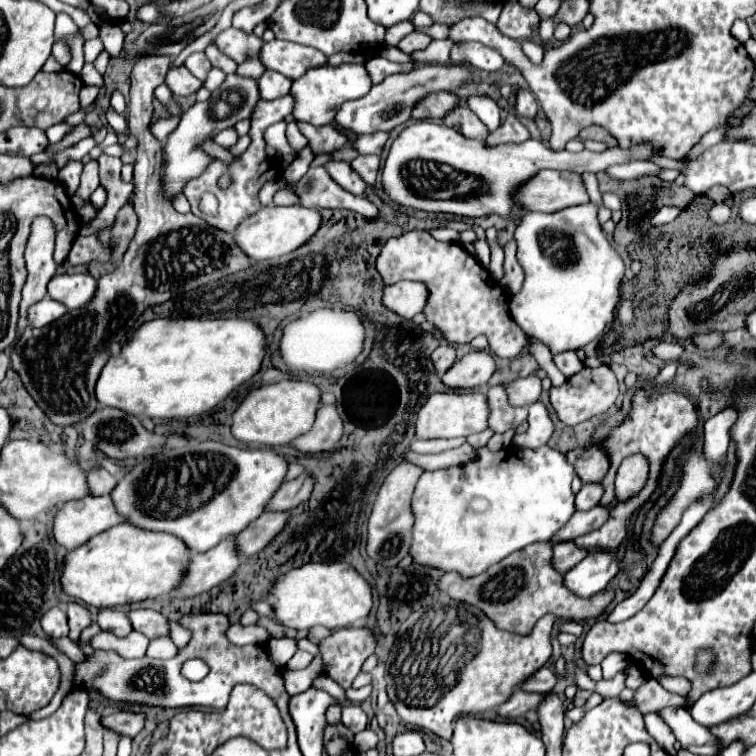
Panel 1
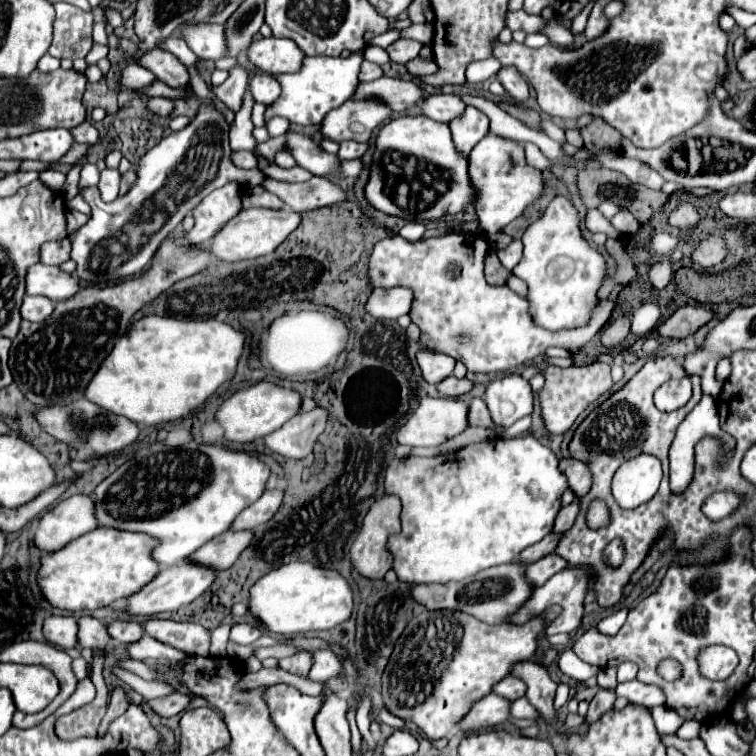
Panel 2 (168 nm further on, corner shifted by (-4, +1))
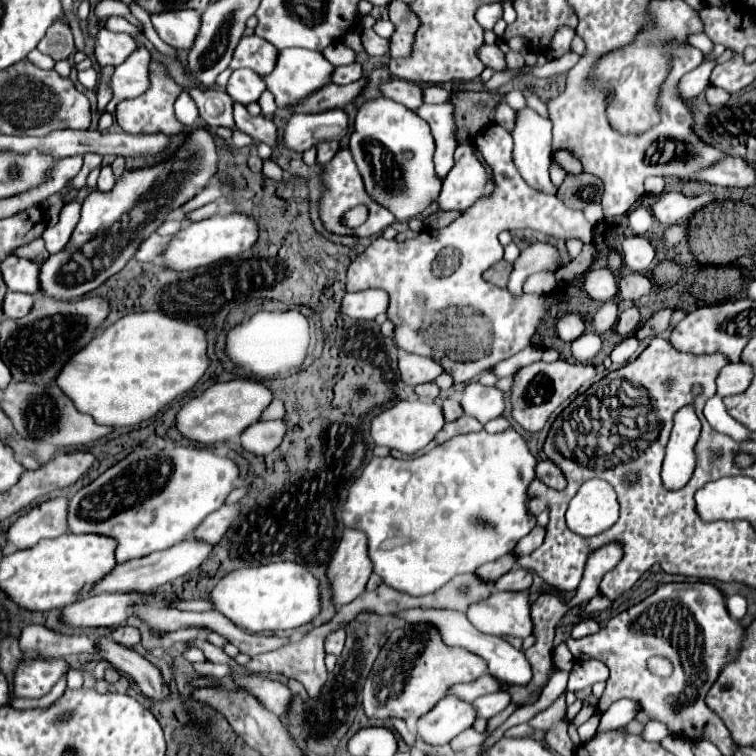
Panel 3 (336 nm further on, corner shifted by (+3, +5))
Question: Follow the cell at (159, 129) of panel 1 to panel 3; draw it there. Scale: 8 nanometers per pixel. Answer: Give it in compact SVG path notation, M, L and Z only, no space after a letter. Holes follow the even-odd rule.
M183 91L181 97L175 101L175 115L185 127L195 125L195 121L197 121L197 105L195 105L193 97L189 97L189 93Z

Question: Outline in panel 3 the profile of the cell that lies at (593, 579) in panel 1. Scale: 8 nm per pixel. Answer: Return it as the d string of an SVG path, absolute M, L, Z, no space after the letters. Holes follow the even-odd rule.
M491 591L487 599L469 605L465 615L481 633L487 635L527 637L531 633L529 597L525 591Z

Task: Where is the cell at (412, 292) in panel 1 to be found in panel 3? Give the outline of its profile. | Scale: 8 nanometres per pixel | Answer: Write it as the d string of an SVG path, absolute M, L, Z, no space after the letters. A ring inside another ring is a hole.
M367 289L357 293L347 293L341 301L341 313L353 319L375 319L379 313L385 313L389 297L381 289Z

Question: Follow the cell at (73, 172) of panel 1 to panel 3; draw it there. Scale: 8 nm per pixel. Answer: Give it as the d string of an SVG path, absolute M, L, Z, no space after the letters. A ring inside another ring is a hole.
M197 129L169 161L149 169L127 171L117 179L109 193L97 189L91 191L83 201L81 219L67 247L49 255L39 267L41 293L53 299L71 301L97 289L103 281L125 267L125 263L135 255L139 243L165 221L167 213L189 201L209 183L215 169L217 151L213 135L205 129Z

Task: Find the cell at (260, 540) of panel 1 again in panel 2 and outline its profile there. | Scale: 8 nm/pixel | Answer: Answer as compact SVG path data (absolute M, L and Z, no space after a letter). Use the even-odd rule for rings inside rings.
M228 531L222 533L220 537L214 537L212 541L208 541L208 545L204 545L204 549L198 549L196 555L192 555L192 559L196 561L208 561L208 565L216 565L218 569L228 569L232 567L240 553L252 543L254 539L254 531Z

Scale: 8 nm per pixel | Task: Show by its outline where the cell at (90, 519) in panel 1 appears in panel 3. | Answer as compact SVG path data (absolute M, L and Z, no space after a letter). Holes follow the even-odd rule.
M55 497L39 503L27 515L21 515L5 533L5 539L17 549L29 549L41 539L55 539L67 533L67 499Z

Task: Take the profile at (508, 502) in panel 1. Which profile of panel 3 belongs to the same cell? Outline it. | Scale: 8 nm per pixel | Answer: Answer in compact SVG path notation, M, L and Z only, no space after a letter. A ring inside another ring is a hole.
M513 427L505 429L503 433L479 431L479 433L455 435L449 441L445 441L443 445L437 445L431 451L427 451L419 457L411 457L411 459L373 457L365 465L363 473L349 487L349 495L347 495L345 505L343 505L343 523L347 529L357 529L357 531L363 531L367 535L367 549L369 549L369 559L373 563L373 573L377 573L385 585L389 585L397 591L405 591L409 595L427 595L427 593L437 591L441 585L445 585L455 575L473 573L483 563L495 561L495 559L511 553L513 545L517 545L517 541L521 537L525 537L535 527L535 517L531 517L525 509L525 489L535 479L535 465L537 465L537 459L529 453L525 439Z

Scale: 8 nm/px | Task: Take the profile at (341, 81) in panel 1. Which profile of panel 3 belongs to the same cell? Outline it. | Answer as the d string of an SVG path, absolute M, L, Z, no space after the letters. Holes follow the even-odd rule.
M283 49L277 55L277 65L273 69L273 73L269 77L265 77L267 89L273 93L275 103L279 109L285 109L289 105L293 105L293 101L299 101L301 97L307 97L309 93L313 93L313 89L319 89L321 85L329 83L333 73L333 65L321 55L321 53L313 53L307 49Z

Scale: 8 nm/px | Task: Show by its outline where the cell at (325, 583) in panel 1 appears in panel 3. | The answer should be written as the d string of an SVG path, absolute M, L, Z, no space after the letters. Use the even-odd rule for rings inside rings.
M291 561L235 569L219 579L209 593L209 601L215 611L223 613L237 627L251 633L285 631L307 625L321 609L319 581L303 565Z

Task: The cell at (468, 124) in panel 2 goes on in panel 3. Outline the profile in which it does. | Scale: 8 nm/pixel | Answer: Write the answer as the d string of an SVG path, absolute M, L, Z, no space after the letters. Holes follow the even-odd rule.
M441 103L441 105L421 105L411 111L429 123L435 139L435 157L433 157L435 173L439 179L445 179L445 175L453 167L453 151L457 147L455 119L453 119L455 109L449 103Z

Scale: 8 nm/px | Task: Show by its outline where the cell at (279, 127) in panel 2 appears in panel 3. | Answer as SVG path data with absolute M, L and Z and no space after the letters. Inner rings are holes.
M267 89L262 93L258 104L261 107L261 113L263 115L273 114L277 109L274 97Z

